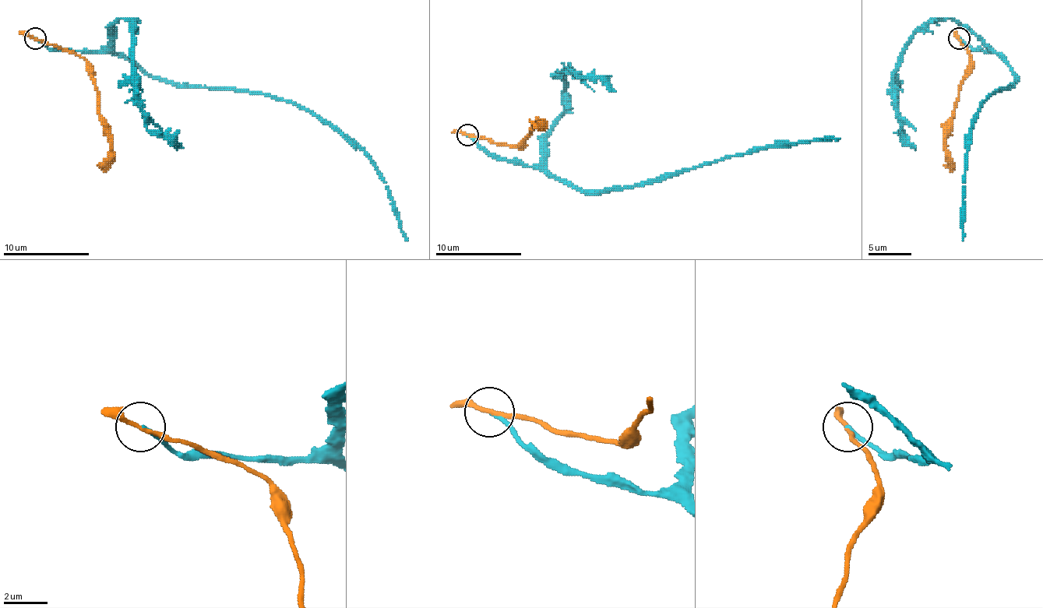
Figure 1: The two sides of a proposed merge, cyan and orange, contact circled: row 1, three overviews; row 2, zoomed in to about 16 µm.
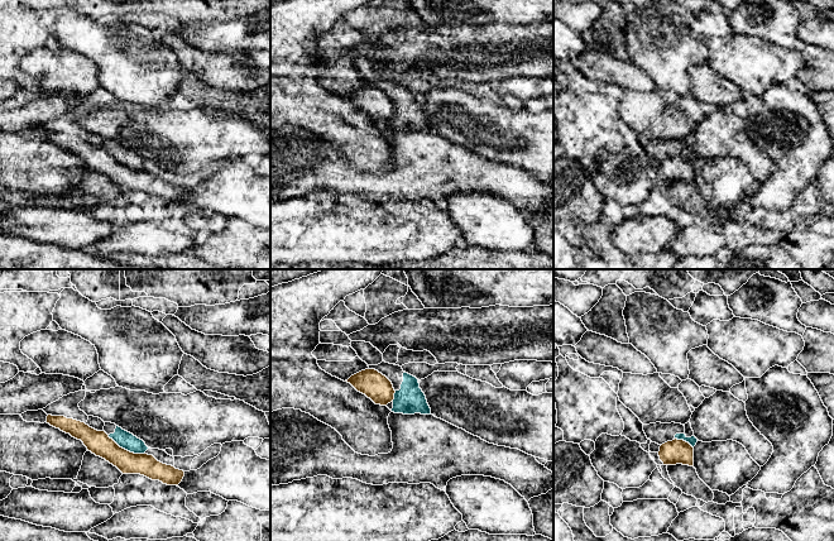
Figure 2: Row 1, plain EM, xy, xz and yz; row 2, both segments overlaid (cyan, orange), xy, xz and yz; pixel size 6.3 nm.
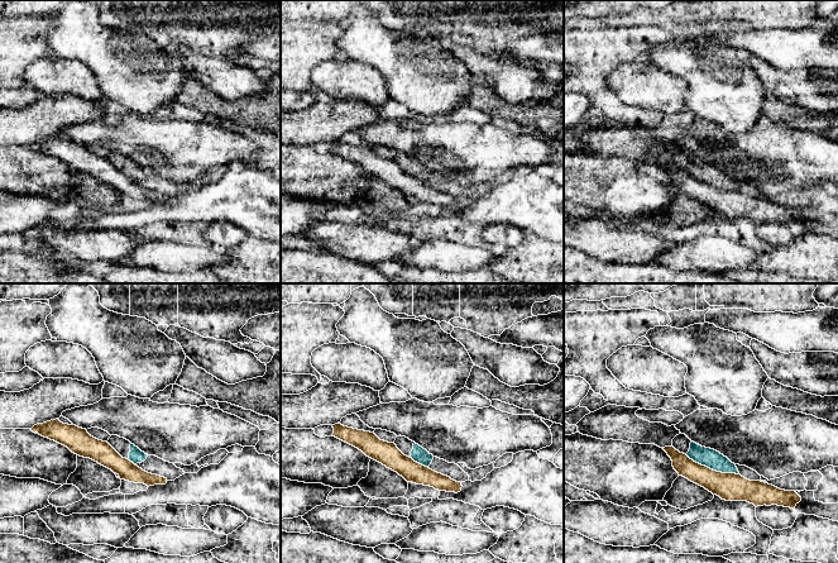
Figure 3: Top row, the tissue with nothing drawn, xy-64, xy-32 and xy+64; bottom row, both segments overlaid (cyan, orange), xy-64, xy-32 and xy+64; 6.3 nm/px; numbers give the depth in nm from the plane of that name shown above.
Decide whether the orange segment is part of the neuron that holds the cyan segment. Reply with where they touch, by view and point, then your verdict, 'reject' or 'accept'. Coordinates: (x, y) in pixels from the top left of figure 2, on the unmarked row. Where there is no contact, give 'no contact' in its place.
contact xy (125, 166); reject

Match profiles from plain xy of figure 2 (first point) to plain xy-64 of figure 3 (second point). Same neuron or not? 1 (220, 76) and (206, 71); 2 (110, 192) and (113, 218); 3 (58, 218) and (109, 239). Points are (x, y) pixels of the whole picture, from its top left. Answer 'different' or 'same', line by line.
1: same
2: different
3: same

